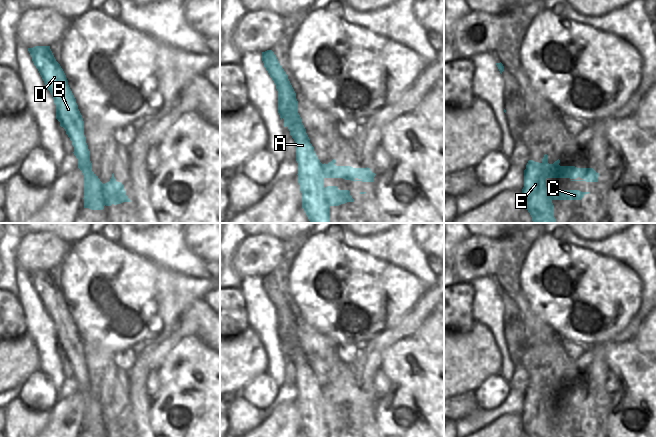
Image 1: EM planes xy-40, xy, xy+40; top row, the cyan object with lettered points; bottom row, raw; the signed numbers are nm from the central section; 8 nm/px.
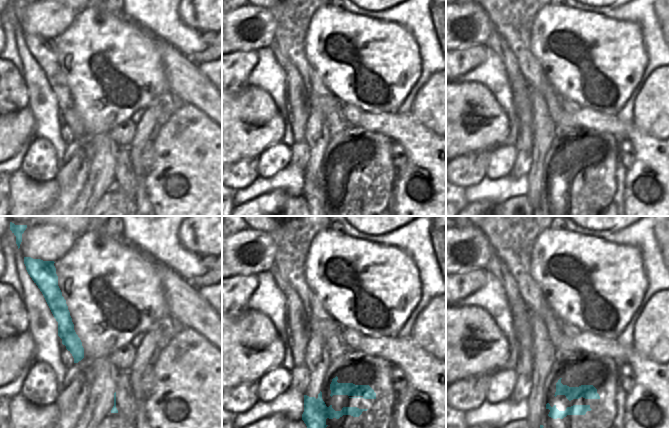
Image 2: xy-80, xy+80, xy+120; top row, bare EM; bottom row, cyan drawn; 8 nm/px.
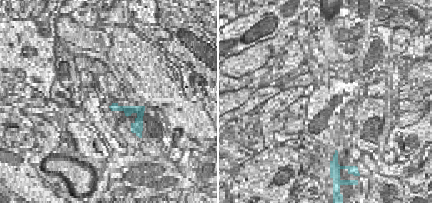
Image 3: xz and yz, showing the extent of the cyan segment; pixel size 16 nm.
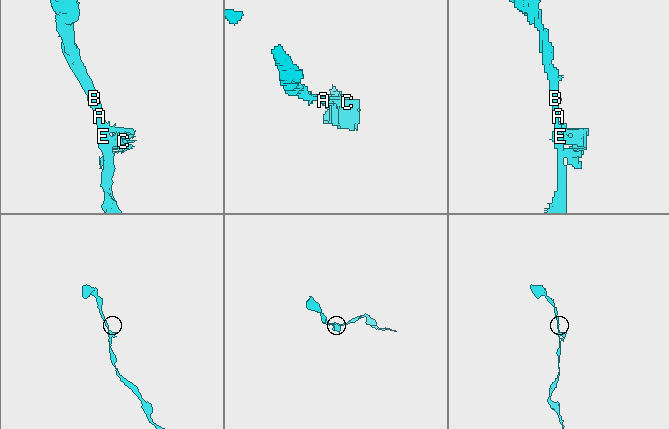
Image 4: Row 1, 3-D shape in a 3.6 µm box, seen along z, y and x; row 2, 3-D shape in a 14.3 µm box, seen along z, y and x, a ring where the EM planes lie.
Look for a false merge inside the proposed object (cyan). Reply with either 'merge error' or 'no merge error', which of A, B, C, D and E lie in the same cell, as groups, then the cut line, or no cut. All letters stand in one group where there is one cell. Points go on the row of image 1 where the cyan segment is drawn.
merge error; A B D E / C; cut in xy-40 along (103, 184), (103, 196), (106, 204)

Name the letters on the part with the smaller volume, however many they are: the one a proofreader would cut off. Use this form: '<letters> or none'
C

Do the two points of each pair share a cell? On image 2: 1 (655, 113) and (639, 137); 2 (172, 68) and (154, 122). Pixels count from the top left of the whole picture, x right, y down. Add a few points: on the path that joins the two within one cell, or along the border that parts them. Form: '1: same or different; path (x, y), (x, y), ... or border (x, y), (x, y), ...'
1: different; border (633, 123), (641, 130), (659, 139)
2: different; border (171, 94), (176, 94), (187, 103)

